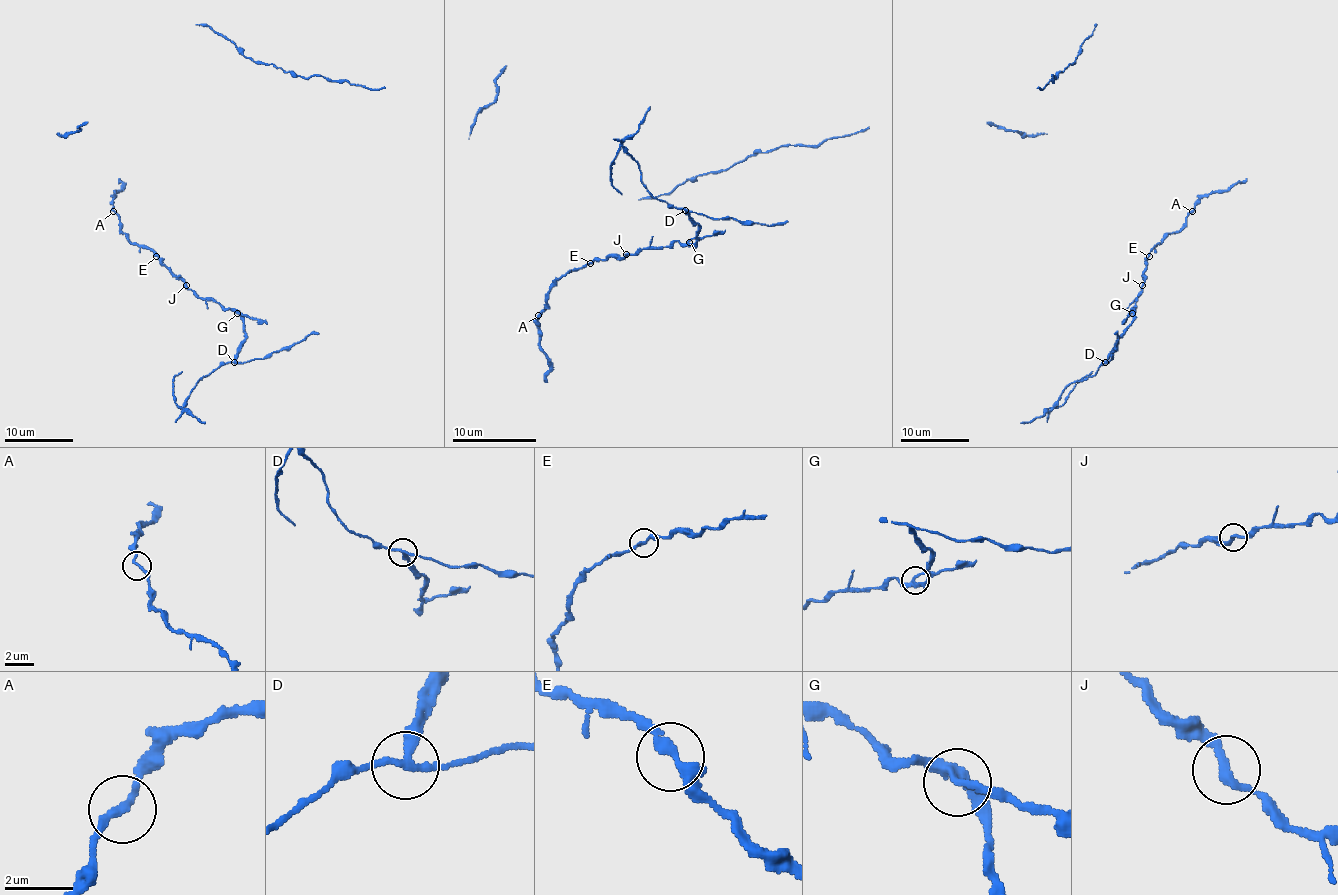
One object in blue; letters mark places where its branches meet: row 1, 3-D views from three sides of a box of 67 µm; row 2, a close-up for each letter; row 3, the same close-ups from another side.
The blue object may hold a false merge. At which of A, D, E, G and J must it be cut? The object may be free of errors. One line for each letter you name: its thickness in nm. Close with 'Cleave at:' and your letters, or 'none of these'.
D: calibre 200 nm
Cleave at: D

